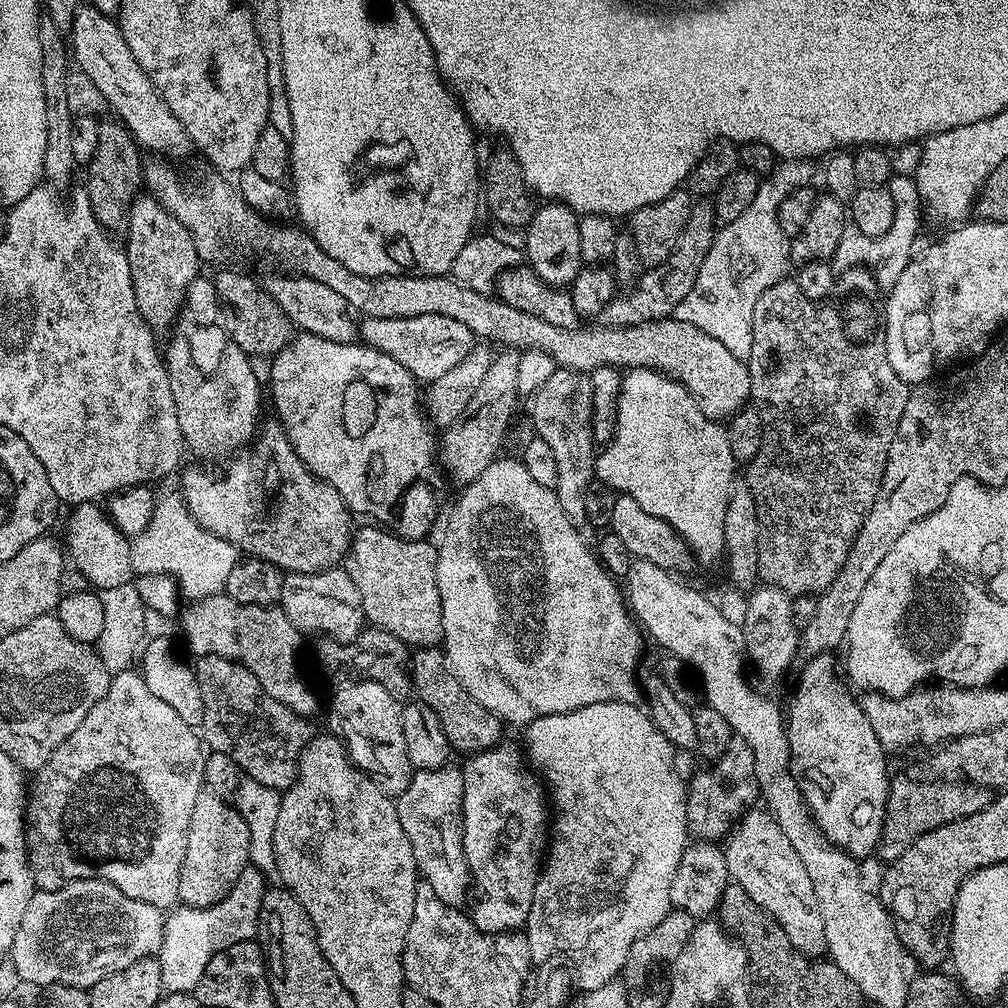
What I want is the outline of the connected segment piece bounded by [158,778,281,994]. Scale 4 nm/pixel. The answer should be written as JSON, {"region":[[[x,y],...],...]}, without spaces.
{"region":[[[247,778],[241,779],[234,797],[234,806],[242,814],[246,826],[250,826],[248,859],[251,866],[244,868],[242,874],[238,874],[238,882],[234,882],[230,891],[214,906],[205,908],[176,906],[165,915],[162,946],[158,953],[165,993],[195,993],[198,982],[202,982],[202,974],[210,958],[214,958],[214,954],[238,942],[253,939],[257,935],[260,903],[266,891],[264,876],[272,880],[268,882],[280,879],[278,862],[274,858],[274,825],[278,822],[280,797],[281,793],[277,789],[267,788]]]}

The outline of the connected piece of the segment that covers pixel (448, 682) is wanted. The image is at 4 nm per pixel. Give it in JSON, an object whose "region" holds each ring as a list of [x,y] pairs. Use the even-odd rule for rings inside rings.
{"region":[[[443,647],[415,649],[410,656],[410,671],[415,699],[421,700],[423,704],[430,706],[430,710],[434,710],[434,714],[438,714],[438,722],[442,722],[442,730],[446,733],[448,745],[453,753],[485,752],[486,749],[501,743],[501,720],[494,714],[490,714],[486,706],[474,702],[470,694],[466,694],[462,682],[458,682],[458,678],[454,678],[450,670]]]}

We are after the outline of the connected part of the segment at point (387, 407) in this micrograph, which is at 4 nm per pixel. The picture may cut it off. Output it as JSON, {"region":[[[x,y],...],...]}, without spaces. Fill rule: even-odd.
{"region":[[[300,332],[293,335],[292,340],[282,351],[271,357],[272,369],[267,378],[267,383],[272,384],[272,404],[276,407],[275,419],[284,427],[284,432],[290,438],[290,446],[302,458],[302,462],[319,478],[326,481],[346,502],[349,512],[357,517],[369,516],[369,521],[375,522],[379,527],[393,532],[396,536],[401,536],[404,540],[422,540],[429,535],[428,531],[432,528],[432,523],[436,520],[436,511],[440,508],[440,496],[436,493],[436,484],[432,479],[438,473],[438,440],[430,427],[430,421],[422,411],[422,396],[416,388],[418,381],[406,370],[406,366],[394,362],[390,354],[382,354],[377,348],[370,348],[363,342],[353,342],[343,344],[342,342],[330,342],[326,338],[318,338],[309,332]],[[412,484],[412,497],[408,500],[408,508],[396,508],[396,503],[408,492],[408,487]]]}

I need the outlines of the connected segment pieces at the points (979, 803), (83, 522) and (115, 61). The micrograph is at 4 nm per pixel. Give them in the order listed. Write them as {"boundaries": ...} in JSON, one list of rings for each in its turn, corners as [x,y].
{"boundaries":[[[[908,776],[891,777],[878,849],[878,856],[884,862],[902,858],[902,854],[906,854],[906,850],[922,834],[938,830],[938,826],[946,826],[958,818],[978,814],[978,810],[988,807],[994,799],[989,789],[980,784],[969,784],[963,778],[932,778],[929,781],[927,784],[924,780],[911,780]]],[[[82,503],[75,505],[71,509],[71,516],[66,524],[66,538],[64,537],[64,548],[73,564],[73,567],[82,572],[86,576],[89,585],[97,591],[104,591],[106,589],[113,589],[115,586],[129,583],[134,576],[133,562],[132,562],[132,547],[129,537],[116,528],[111,517],[100,507],[97,503]]],[[[82,6],[74,14],[70,29],[70,56],[75,67],[98,86],[105,105],[113,108],[125,128],[141,149],[153,148],[153,153],[165,157],[184,156],[190,152],[190,141],[184,132],[182,122],[174,118],[170,106],[158,94],[158,90],[150,82],[146,70],[134,62],[134,54],[130,54],[130,46],[126,46],[126,38],[122,38],[120,25],[113,17],[102,14],[91,6]]]]}

